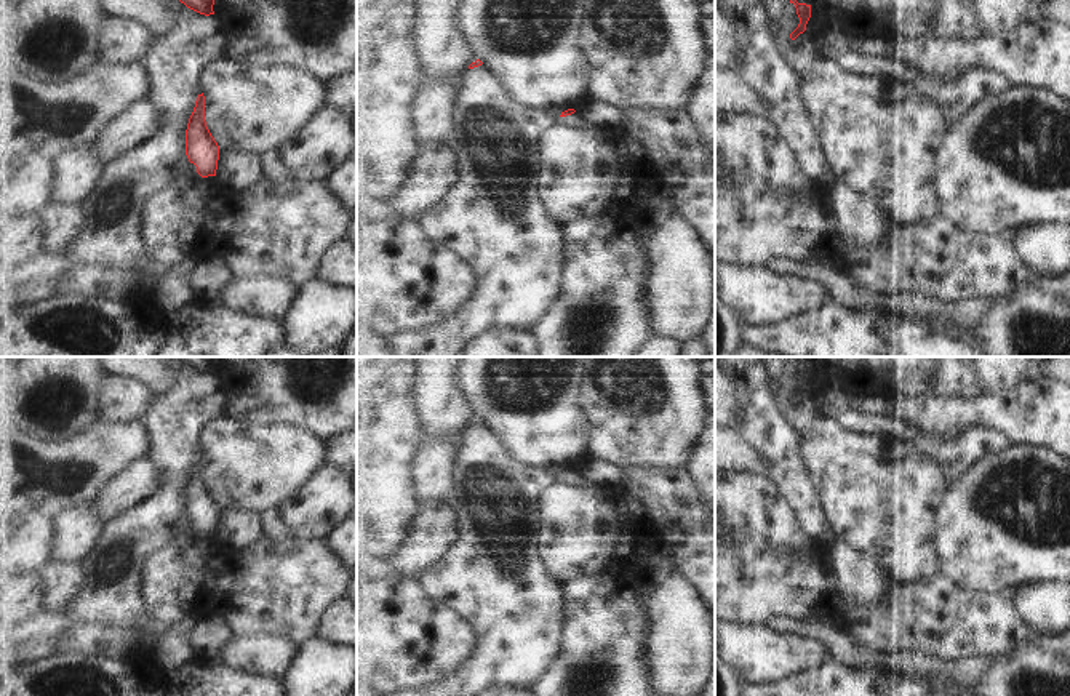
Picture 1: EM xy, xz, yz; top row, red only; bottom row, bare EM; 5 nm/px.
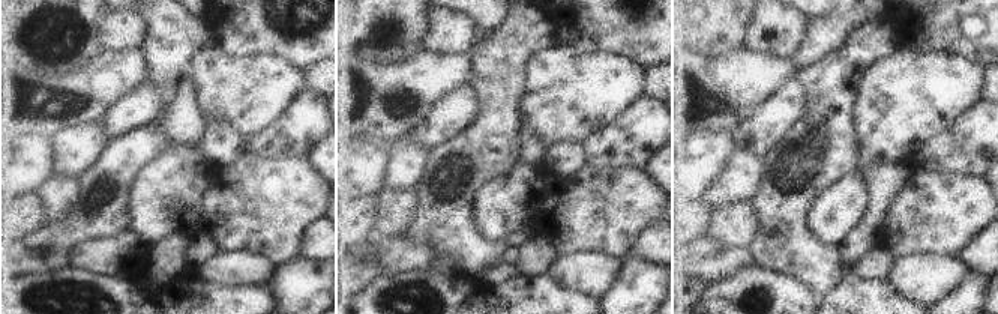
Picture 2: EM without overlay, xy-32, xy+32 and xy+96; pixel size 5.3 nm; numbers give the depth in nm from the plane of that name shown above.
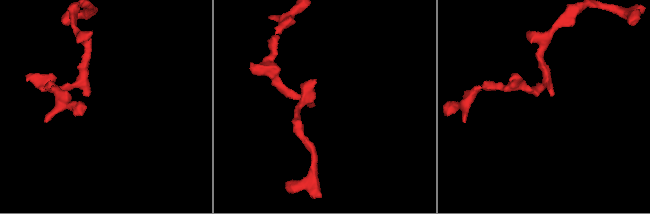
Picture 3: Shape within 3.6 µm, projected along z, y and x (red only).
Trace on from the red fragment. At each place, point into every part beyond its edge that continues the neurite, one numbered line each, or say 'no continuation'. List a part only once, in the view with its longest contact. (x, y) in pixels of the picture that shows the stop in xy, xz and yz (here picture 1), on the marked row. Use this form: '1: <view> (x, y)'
1: xz (574, 119)

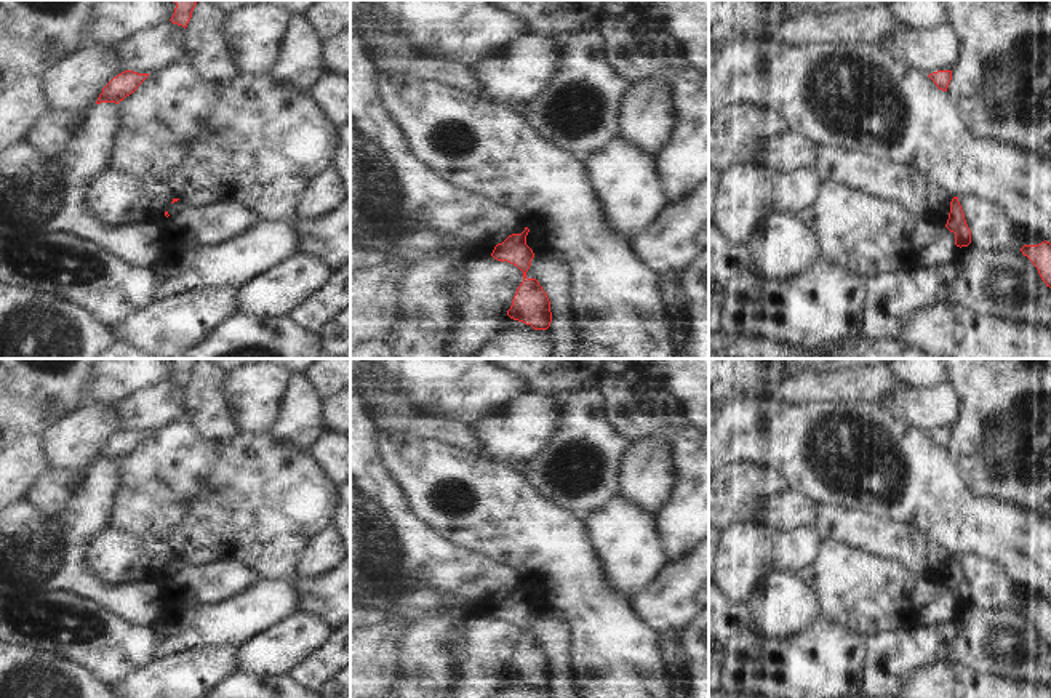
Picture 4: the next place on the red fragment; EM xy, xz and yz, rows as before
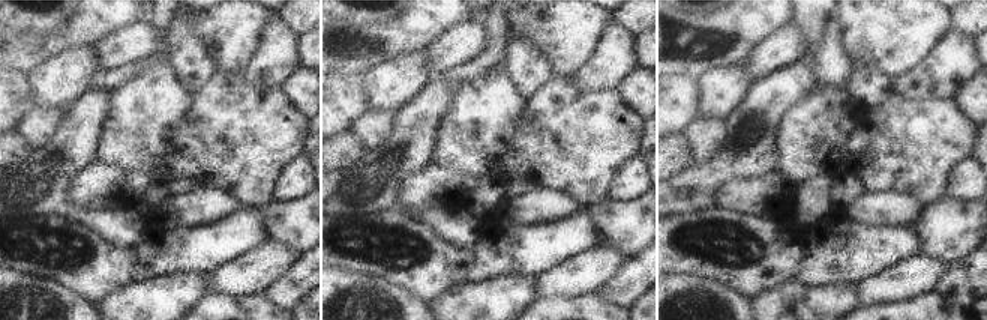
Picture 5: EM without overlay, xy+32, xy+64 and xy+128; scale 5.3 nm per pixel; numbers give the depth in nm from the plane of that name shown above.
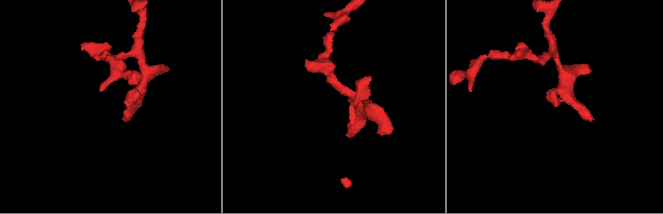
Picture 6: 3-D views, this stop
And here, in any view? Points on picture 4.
no continuation

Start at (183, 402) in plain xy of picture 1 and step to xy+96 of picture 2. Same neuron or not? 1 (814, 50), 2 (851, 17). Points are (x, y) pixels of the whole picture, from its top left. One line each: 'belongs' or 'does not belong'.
1: does not belong
2: does not belong

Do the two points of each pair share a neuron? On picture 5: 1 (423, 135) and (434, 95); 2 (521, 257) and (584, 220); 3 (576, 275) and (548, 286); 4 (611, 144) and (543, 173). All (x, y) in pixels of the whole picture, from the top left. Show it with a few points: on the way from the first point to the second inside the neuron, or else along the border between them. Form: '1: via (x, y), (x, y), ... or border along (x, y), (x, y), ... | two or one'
1: via (423, 125), (423, 117), (432, 105) | one
2: via (536, 250), (560, 242), (569, 235) | one
3: via (569, 280), (555, 283) | one
4: via (594, 144), (572, 144), (560, 156) | one

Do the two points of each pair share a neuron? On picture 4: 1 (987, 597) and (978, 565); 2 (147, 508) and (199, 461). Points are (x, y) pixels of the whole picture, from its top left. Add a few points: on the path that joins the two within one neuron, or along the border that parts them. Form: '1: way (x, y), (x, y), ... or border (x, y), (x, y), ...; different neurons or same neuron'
1: way (987, 589), (987, 581), (981, 573); same neuron
2: way (162, 493), (173, 493), (175, 485), (184, 476); same neuron

